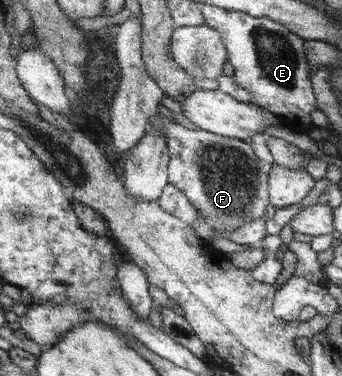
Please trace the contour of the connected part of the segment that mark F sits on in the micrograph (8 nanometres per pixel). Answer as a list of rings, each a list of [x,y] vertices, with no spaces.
[[[161,114],[150,116],[151,127],[160,127],[170,145],[169,180],[196,205],[205,222],[216,233],[236,231],[250,221],[266,218],[269,195],[269,171],[252,151],[250,141],[216,135],[200,128],[188,129]]]

